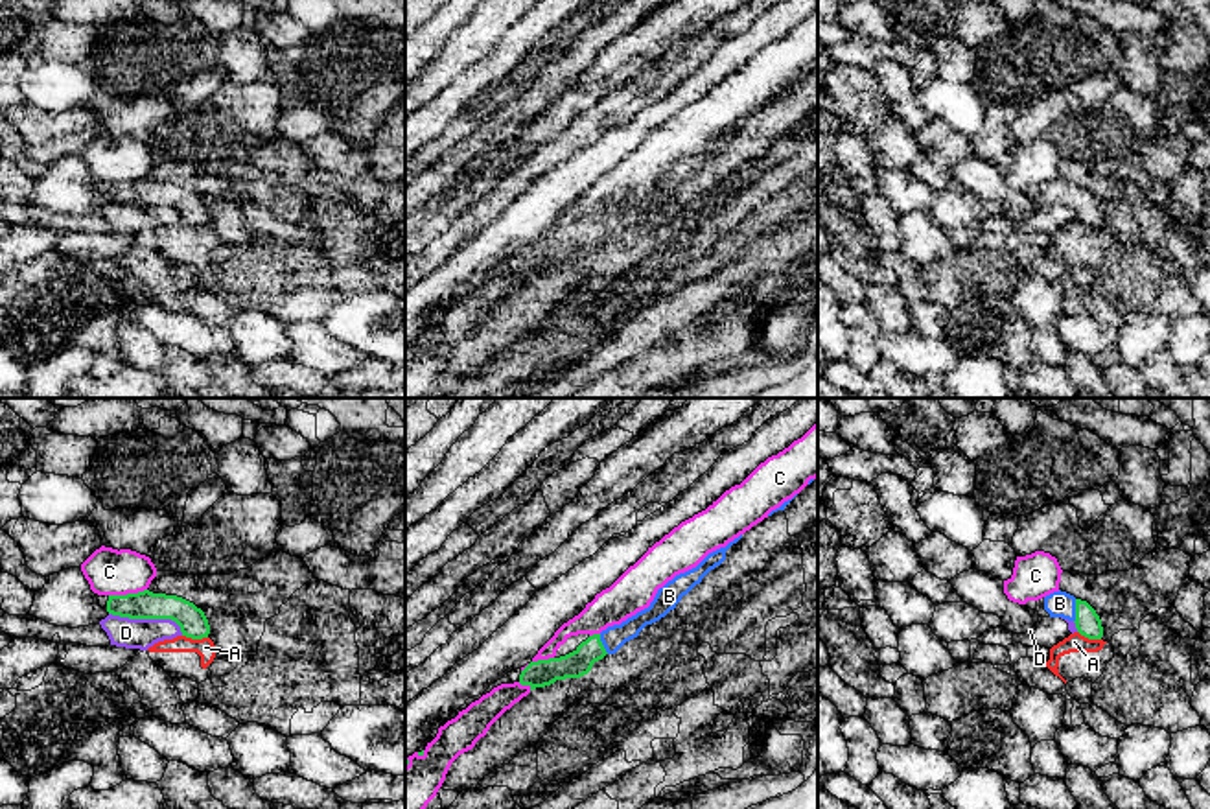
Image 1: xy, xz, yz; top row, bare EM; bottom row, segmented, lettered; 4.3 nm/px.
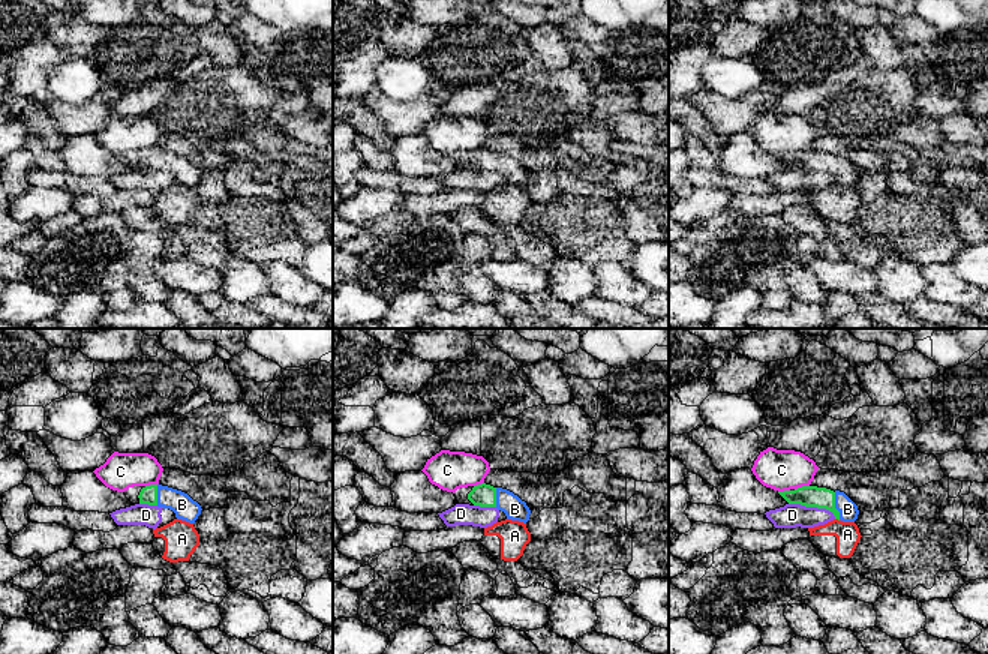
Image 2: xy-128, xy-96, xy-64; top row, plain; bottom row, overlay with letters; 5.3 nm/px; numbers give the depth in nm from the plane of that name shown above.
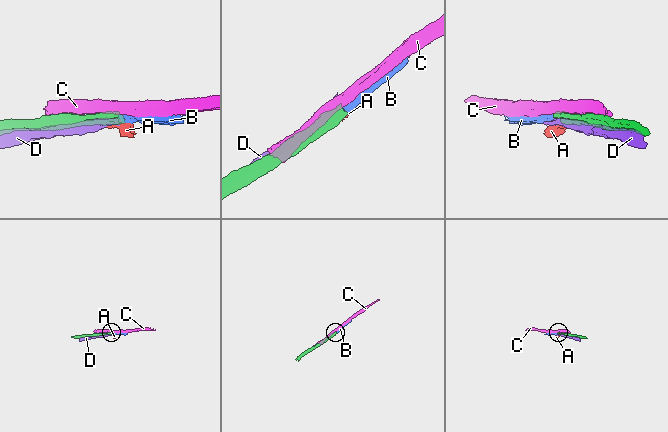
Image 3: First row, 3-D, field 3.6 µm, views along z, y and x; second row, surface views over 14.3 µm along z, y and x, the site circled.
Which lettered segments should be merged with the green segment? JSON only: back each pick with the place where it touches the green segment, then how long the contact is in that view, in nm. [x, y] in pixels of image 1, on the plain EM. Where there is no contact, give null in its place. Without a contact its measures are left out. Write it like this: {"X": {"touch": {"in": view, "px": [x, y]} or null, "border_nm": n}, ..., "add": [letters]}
{"B": {"touch": {"in": "yz", "px": [1076, 198]}, "border_nm": 100}, "add": ["B"]}

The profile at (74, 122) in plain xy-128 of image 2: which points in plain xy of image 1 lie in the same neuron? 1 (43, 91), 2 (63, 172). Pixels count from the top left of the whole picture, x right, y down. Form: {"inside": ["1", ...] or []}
{"inside": []}

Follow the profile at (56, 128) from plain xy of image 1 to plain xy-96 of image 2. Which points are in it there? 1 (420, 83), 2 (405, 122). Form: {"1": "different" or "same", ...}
{"1": "different", "2": "same"}

